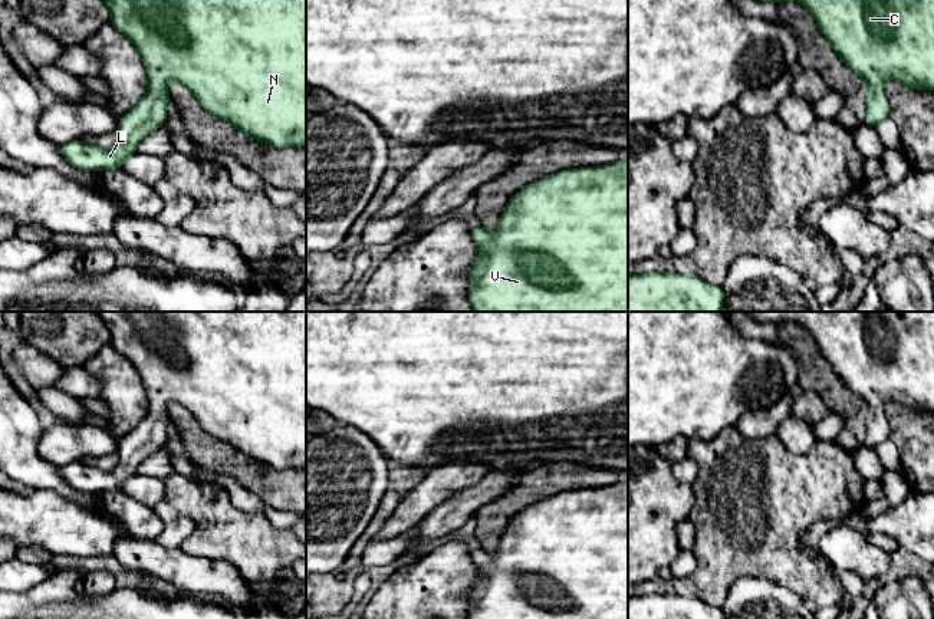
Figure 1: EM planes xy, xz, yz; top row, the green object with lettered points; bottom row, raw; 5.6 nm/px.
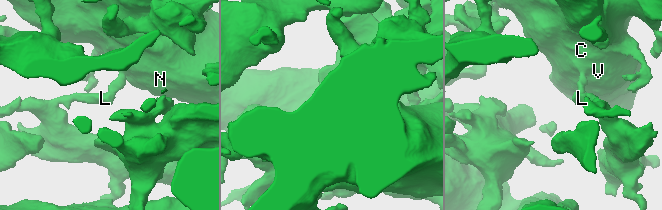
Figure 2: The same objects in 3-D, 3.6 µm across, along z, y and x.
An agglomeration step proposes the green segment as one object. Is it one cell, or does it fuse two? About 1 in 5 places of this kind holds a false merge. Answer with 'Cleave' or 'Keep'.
Keep

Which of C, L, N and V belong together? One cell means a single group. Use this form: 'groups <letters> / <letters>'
groups C L N V

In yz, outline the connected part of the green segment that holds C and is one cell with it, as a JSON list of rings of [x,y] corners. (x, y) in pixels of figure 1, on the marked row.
[[[795,0],[813,16],[838,56],[866,80],[865,125],[874,128],[889,116],[884,82],[895,79],[914,90],[934,90],[934,0]]]

